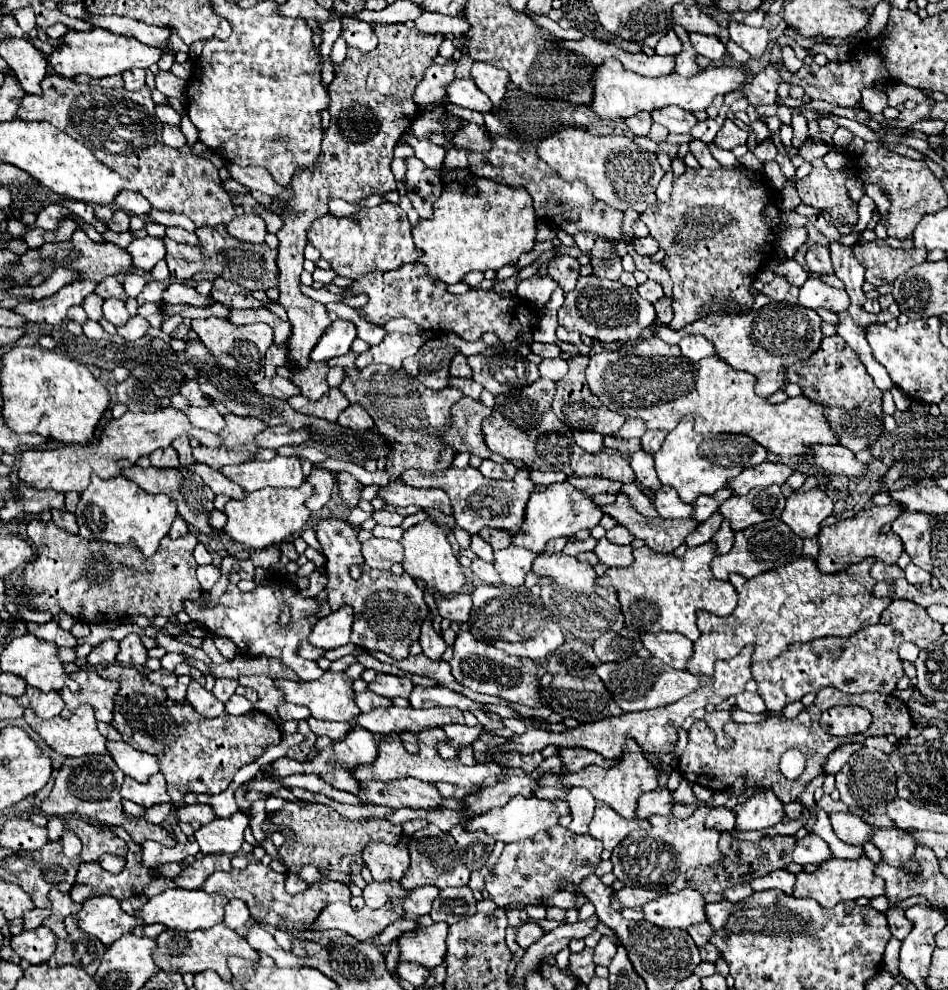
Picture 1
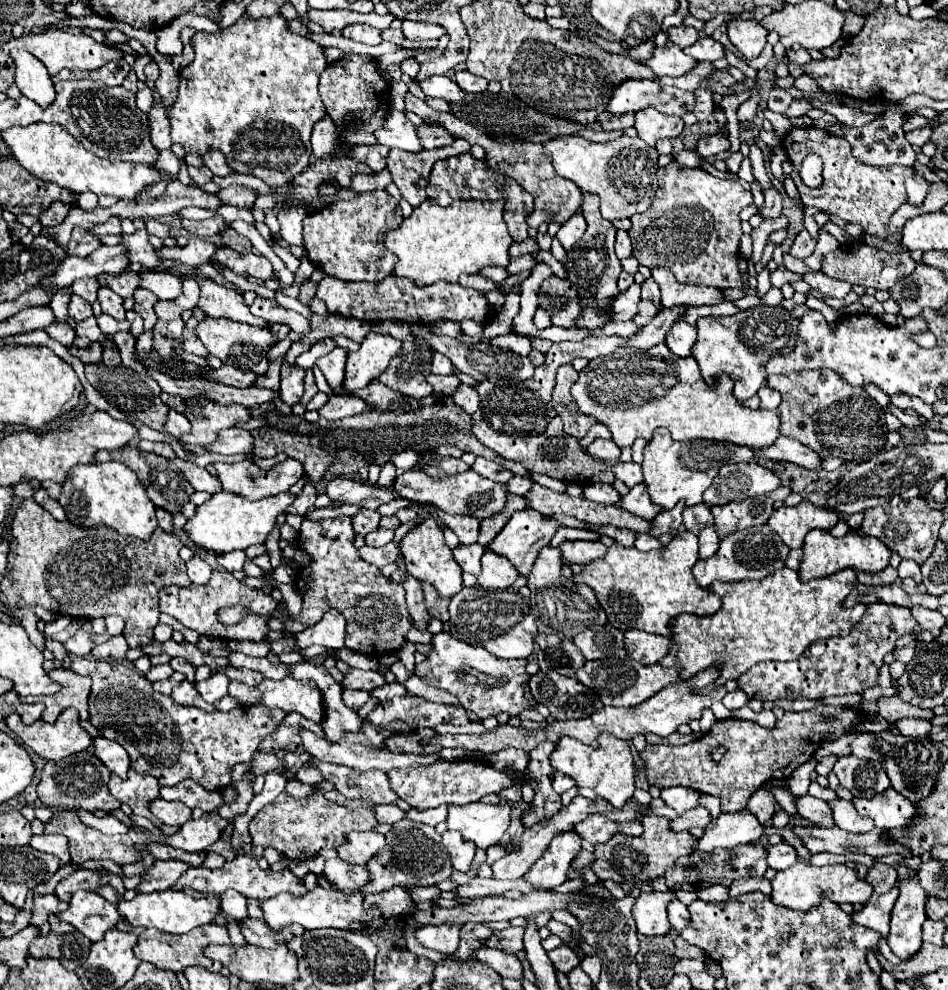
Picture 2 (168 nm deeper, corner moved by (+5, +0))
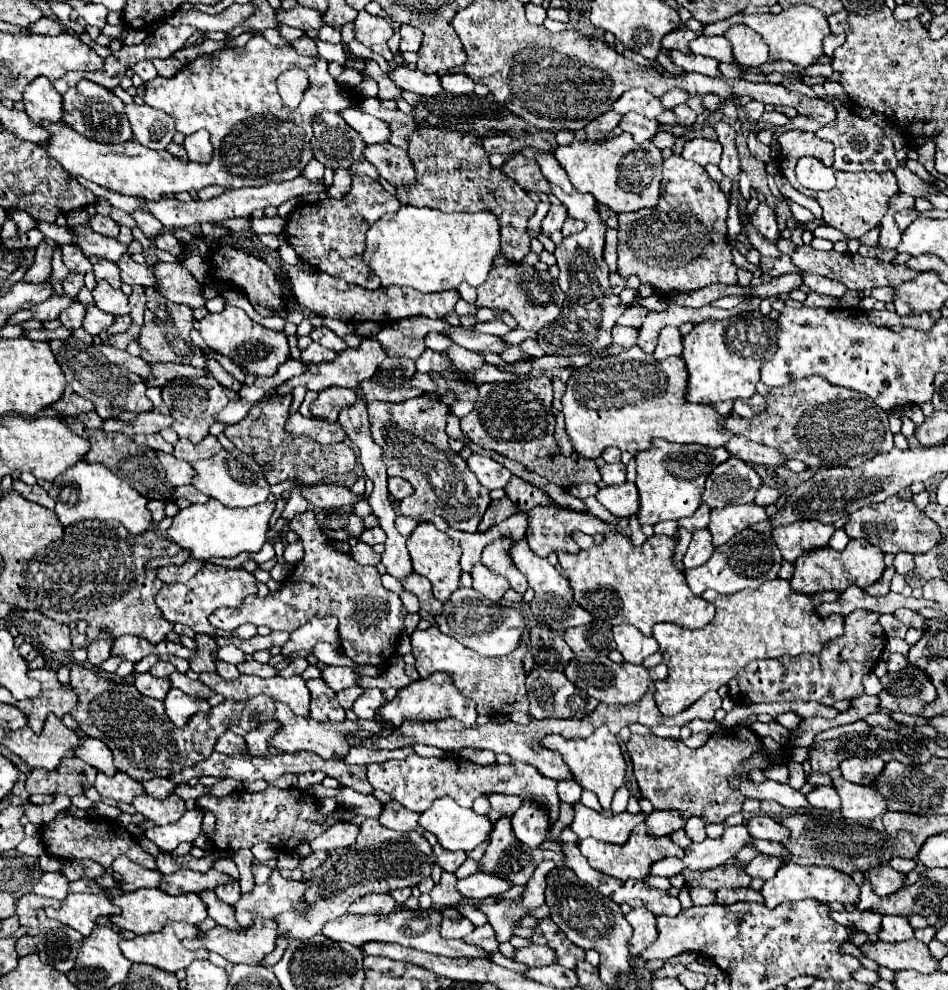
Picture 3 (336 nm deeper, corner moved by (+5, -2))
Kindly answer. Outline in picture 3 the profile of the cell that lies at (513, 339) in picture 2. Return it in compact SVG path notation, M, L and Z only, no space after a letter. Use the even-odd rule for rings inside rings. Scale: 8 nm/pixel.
M452 328L452 330L444 330L446 336L452 338L454 344L466 348L466 350L474 350L474 352L492 352L492 354L500 354L504 350L510 348L508 342L504 342L500 336L490 336L490 334L476 334L472 330L464 330L464 328Z

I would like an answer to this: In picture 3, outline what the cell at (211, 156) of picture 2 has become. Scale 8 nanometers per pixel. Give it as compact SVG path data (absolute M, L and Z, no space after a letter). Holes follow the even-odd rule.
M198 130L192 136L186 136L184 148L186 148L190 160L194 160L198 164L208 164L214 156L214 148L210 144L210 134L206 130Z

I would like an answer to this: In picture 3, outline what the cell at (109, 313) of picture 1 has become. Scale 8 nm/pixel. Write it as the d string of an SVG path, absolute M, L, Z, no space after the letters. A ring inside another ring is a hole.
M104 280L98 282L98 286L92 290L92 296L96 300L96 306L112 316L124 316L130 314L130 306L128 306L128 298L124 296L122 290L114 290L110 284L106 284Z

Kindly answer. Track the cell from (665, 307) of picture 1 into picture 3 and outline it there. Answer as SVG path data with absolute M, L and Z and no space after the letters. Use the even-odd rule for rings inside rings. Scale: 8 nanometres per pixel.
M630 306L630 308L618 318L618 324L620 324L620 326L640 328L642 322L644 322L644 316L646 316L646 308L642 308L642 306Z

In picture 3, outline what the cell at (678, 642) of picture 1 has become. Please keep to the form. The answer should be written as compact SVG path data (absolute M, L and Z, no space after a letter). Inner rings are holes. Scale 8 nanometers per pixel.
M626 624L614 626L612 632L614 632L618 652L630 664L642 664L644 658L658 652L658 642L654 638L642 636L642 632L638 632L638 628L634 626L626 626Z

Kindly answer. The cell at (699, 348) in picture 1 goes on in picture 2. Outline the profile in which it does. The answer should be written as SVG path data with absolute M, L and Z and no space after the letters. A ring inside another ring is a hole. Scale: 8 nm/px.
M676 322L666 334L666 346L670 346L670 352L676 356L690 356L694 338L696 338L694 326L686 322Z

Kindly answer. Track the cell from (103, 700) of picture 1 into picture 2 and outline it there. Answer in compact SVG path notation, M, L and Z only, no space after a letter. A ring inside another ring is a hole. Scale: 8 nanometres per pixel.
M54 668L48 672L48 676L60 684L60 690L54 696L44 696L42 704L46 706L42 712L42 720L44 722L54 722L58 718L58 714L62 710L66 710L68 706L76 708L80 714L80 720L88 718L88 694L90 694L90 678L86 676L78 676L72 670L62 670L62 668Z

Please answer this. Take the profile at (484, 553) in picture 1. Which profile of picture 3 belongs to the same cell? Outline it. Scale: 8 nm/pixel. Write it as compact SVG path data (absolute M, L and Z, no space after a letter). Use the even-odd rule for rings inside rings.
M410 398L400 404L390 404L390 402L370 402L368 404L368 416L370 416L370 426L372 426L372 438L382 446L384 454L384 464L388 466L388 476L400 476L406 478L414 486L414 494L402 500L400 512L402 516L422 516L426 512L432 512L436 516L446 518L450 528L456 528L460 532L476 532L478 524L488 508L490 492L478 484L478 478L470 472L468 464L460 458L460 454L454 454L448 446L448 436L444 432L446 428L446 414L450 408L442 404L440 400L426 400L426 398Z

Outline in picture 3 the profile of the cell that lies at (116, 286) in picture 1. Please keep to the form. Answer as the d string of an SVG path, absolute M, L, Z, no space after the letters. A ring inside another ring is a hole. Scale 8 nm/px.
M70 272L66 278L64 278L64 290L70 298L76 298L78 292L84 288L84 274L80 272Z

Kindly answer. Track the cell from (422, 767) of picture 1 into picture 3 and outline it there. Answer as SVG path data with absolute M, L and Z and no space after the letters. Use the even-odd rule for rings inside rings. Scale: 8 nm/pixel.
M276 702L276 714L274 714L276 720L282 722L282 730L274 736L274 740L270 740L270 744L274 748L278 748L280 752L286 752L286 754L294 754L294 752L304 752L304 750L310 750L326 760L334 758L334 756L340 756L340 758L346 758L346 752L350 750L350 742L348 738L354 736L354 724L356 722L350 722L350 720L344 720L344 722L316 722L312 718L302 718L302 716L296 716L286 704L282 702Z

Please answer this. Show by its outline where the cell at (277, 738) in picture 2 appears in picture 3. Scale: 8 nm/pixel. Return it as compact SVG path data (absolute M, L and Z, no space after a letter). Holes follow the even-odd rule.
M270 720L270 722L262 724L260 728L256 728L254 732L246 734L244 740L246 740L248 752L254 754L254 756L268 754L268 742L274 738L274 732L278 732L278 728L280 728L278 720Z

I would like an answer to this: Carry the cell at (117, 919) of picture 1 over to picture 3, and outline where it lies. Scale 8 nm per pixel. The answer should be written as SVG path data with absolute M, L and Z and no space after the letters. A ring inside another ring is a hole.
M68 894L68 898L62 902L62 908L58 910L58 920L78 930L82 936L90 936L100 916L114 914L118 914L118 908L102 894Z

